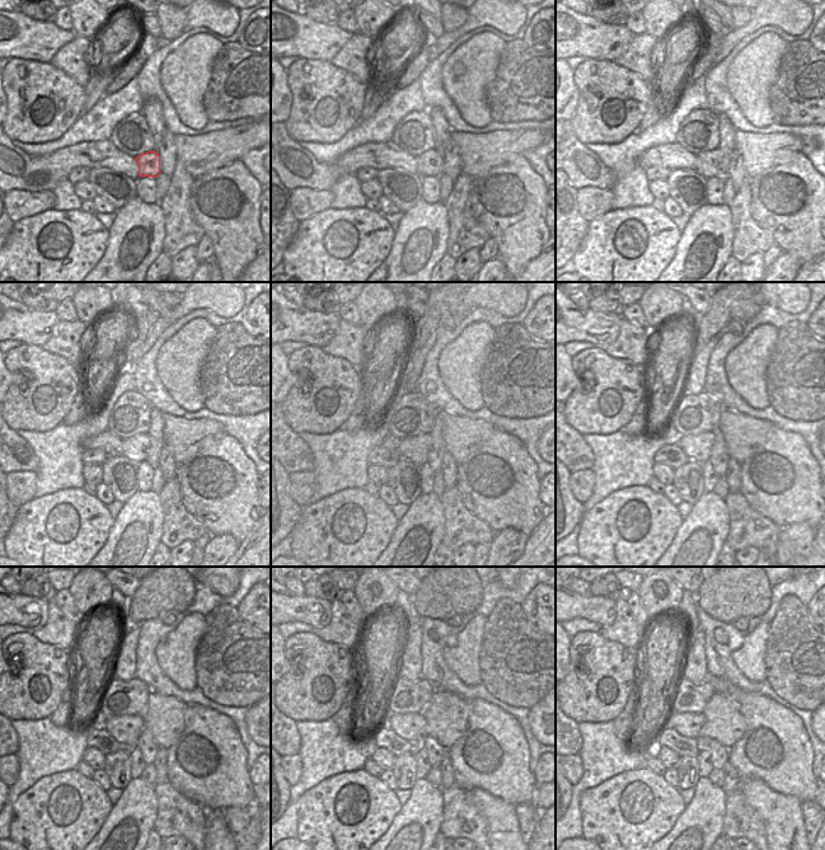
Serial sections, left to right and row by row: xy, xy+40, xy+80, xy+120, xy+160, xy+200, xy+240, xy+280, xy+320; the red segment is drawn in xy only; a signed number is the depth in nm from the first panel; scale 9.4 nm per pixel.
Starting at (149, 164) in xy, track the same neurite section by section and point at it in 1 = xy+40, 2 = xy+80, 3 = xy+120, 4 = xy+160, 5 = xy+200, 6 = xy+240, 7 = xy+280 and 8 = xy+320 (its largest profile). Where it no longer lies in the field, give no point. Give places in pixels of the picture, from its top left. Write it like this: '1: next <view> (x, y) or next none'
1: next xy+40 (429, 164)
2: next xy+80 (712, 163)
3: next xy+120 (135, 447)
4: next xy+160 (416, 449)
5: next xy+200 (697, 447)
6: next xy+240 (126, 729)
7: next xy+280 (408, 727)
8: next xy+320 (688, 724)

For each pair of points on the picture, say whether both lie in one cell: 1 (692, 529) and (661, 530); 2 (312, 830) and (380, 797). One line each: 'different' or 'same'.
1: different
2: same

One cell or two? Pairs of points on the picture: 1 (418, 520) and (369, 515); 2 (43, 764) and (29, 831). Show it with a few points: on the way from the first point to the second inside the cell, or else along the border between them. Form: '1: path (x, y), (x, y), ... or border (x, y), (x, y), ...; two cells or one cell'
1: border (398, 521), (389, 543), (384, 548); two cells
2: border (70, 770), (42, 776), (18, 797); two cells

